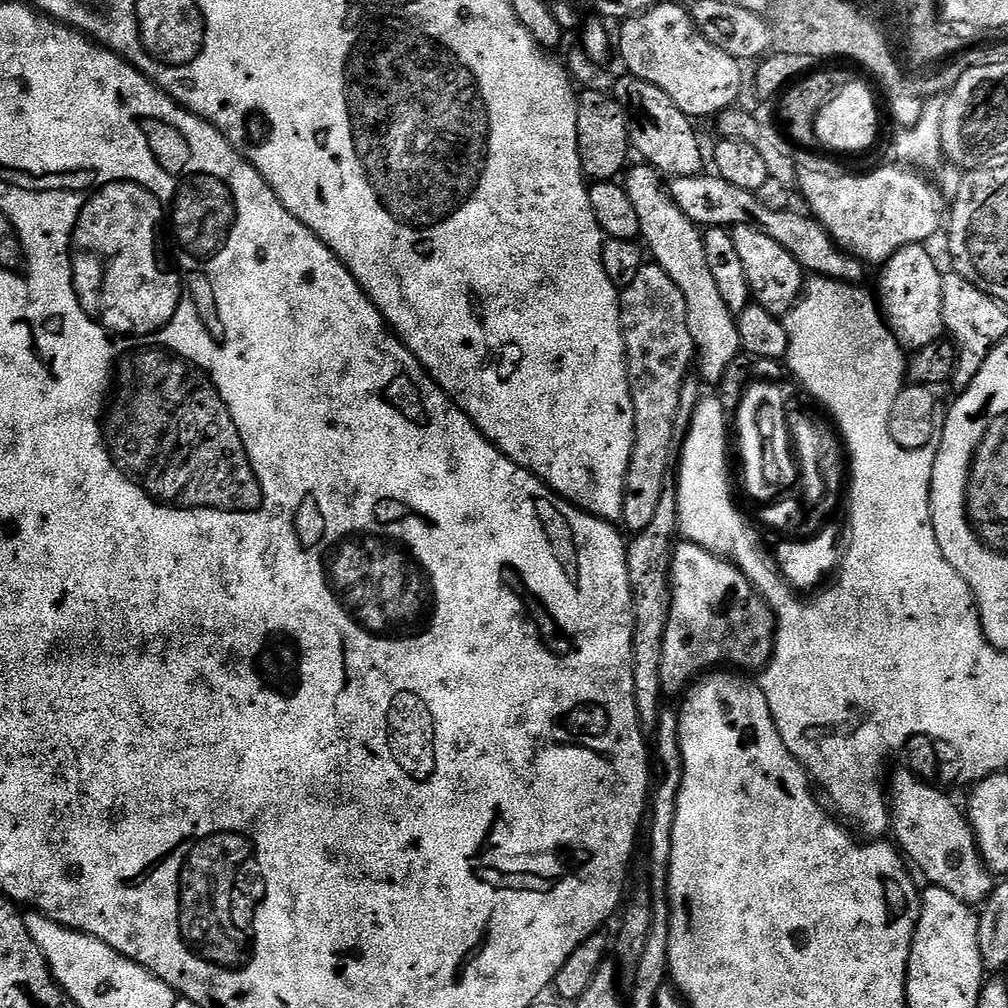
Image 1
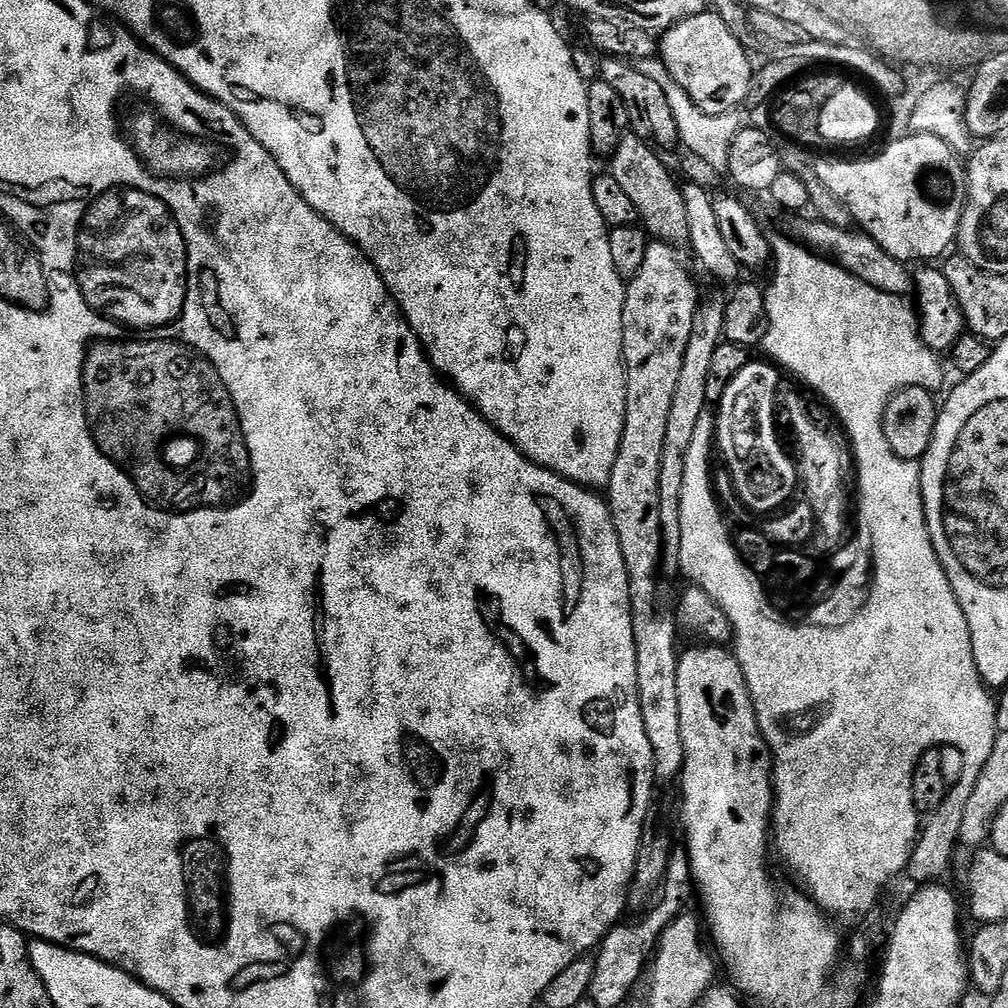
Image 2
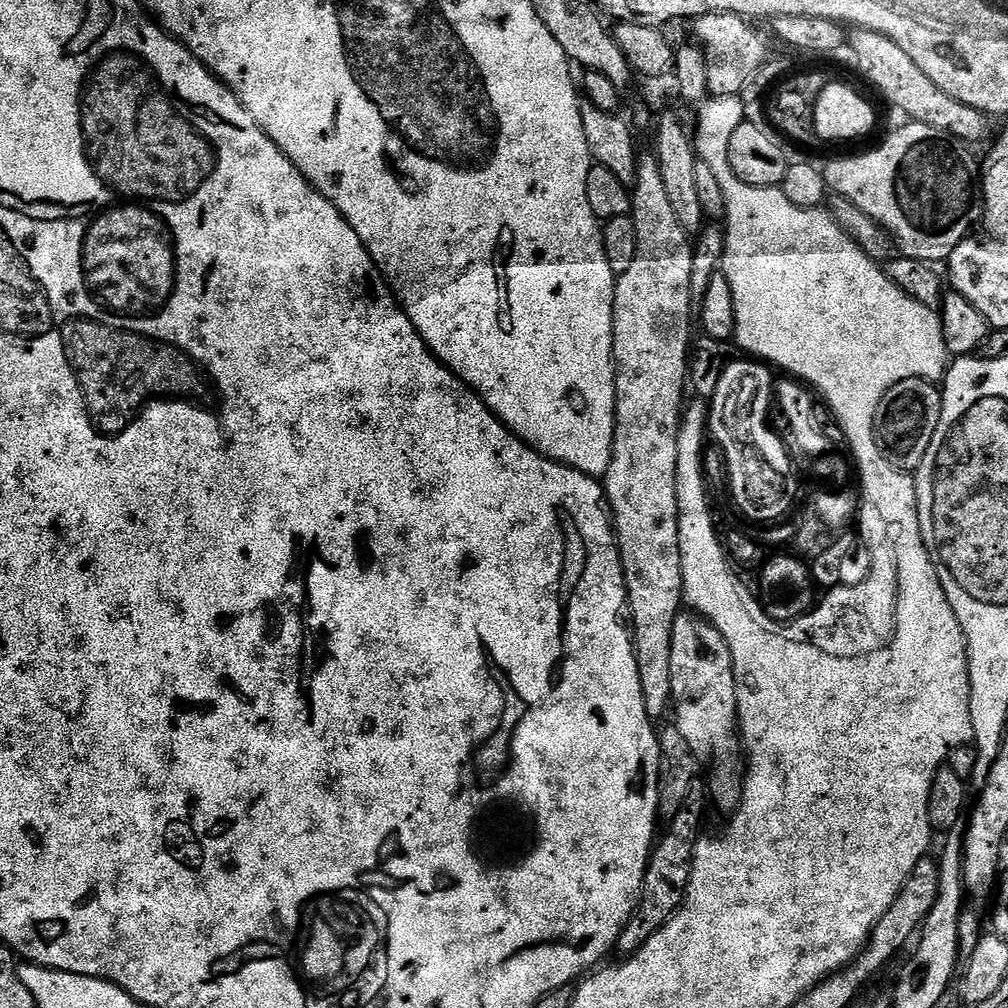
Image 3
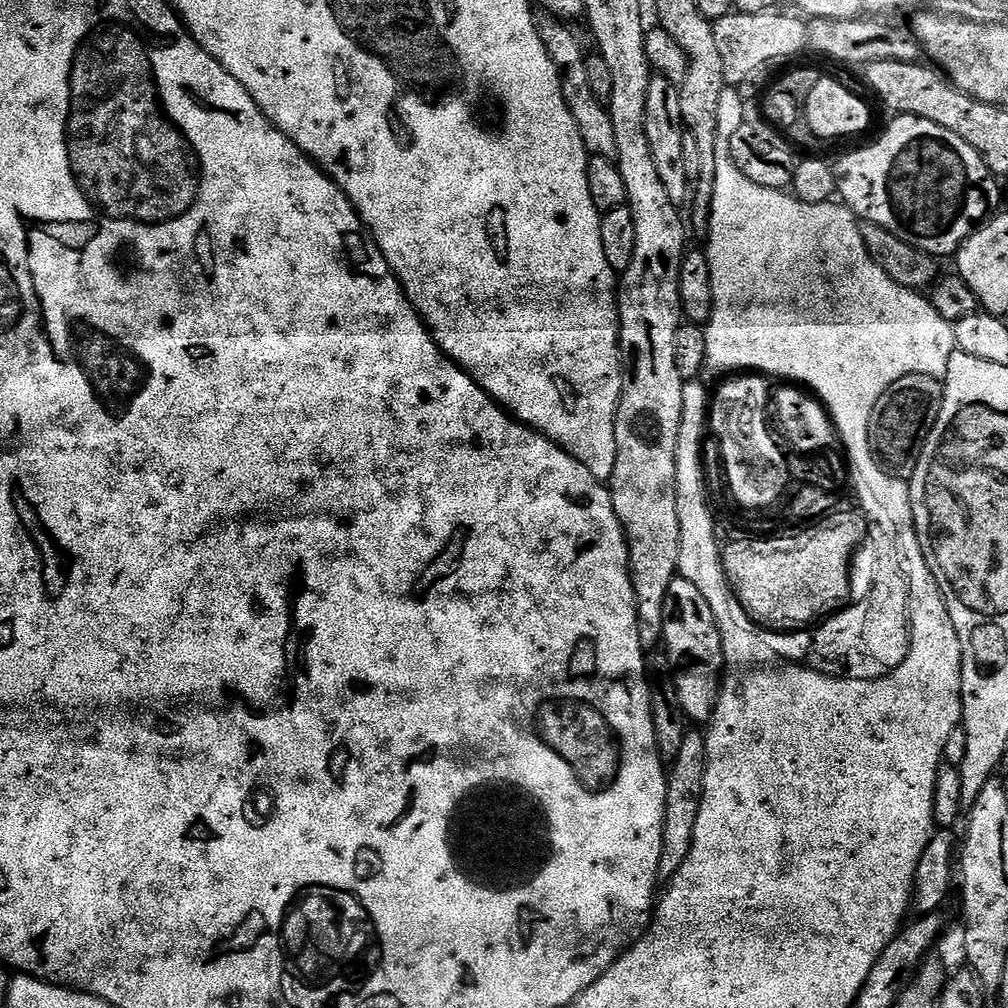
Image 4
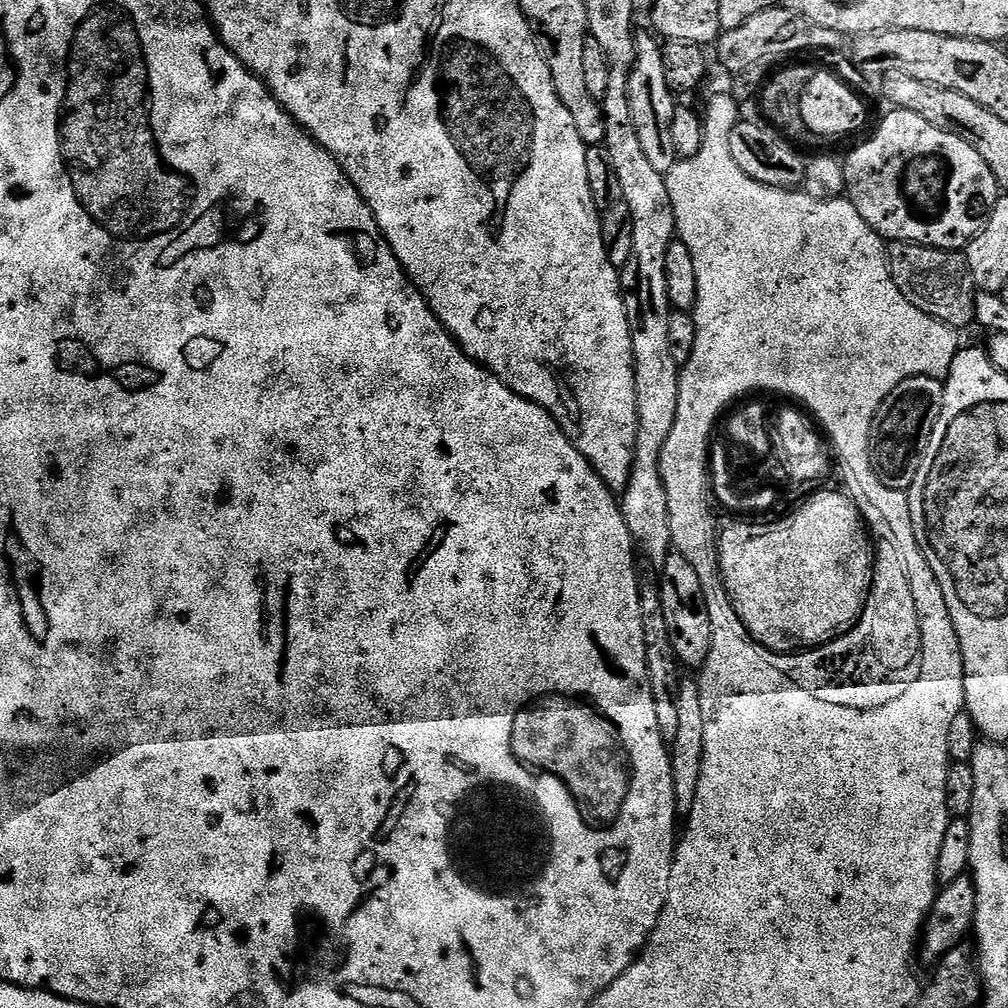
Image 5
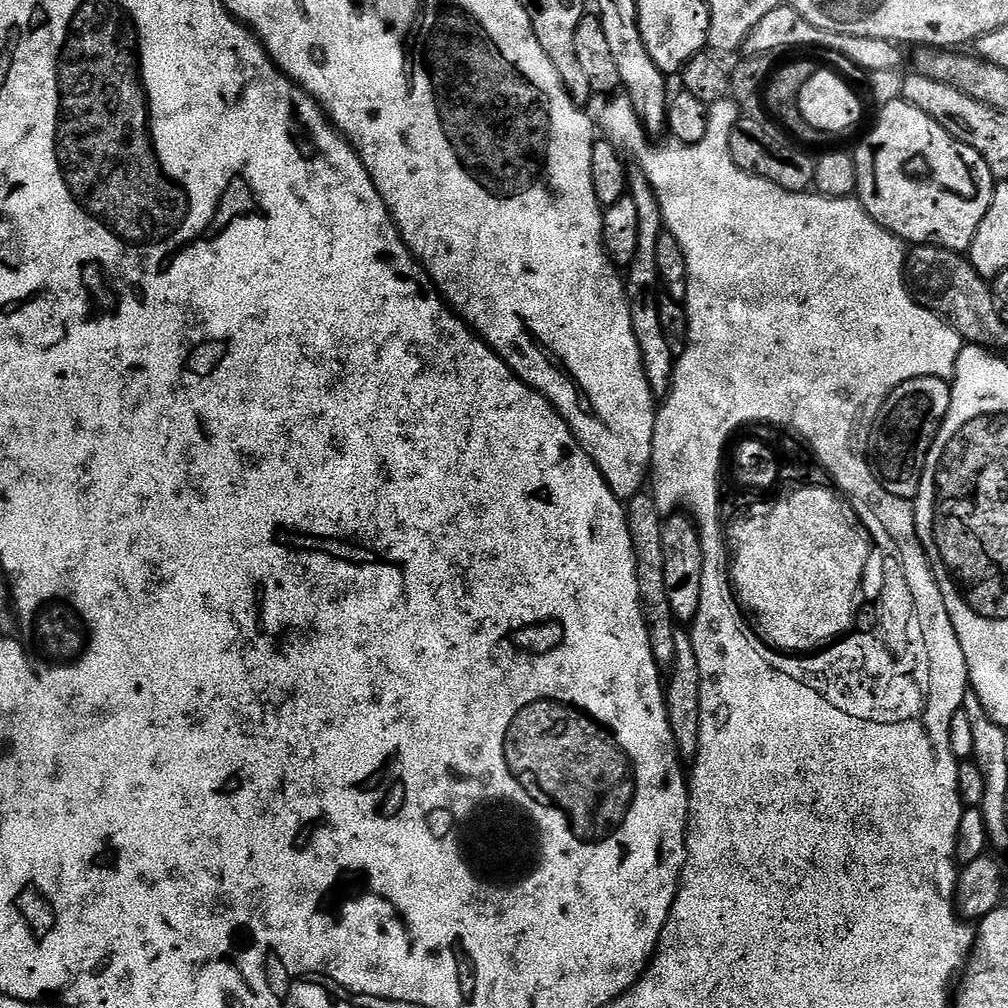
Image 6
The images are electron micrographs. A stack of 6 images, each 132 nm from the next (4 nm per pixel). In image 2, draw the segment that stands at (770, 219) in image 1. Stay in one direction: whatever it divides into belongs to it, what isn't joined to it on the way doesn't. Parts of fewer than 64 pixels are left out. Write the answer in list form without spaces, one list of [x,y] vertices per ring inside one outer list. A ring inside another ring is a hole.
[[[819,218],[800,220],[796,224],[795,239],[812,250],[819,250],[825,257],[831,258],[840,267],[845,268],[850,274],[865,280],[870,286],[882,290],[886,294],[894,294],[905,298],[911,297],[914,292],[914,272],[905,261],[890,258],[874,238],[864,232],[852,228],[839,228],[830,226],[830,222]]]

